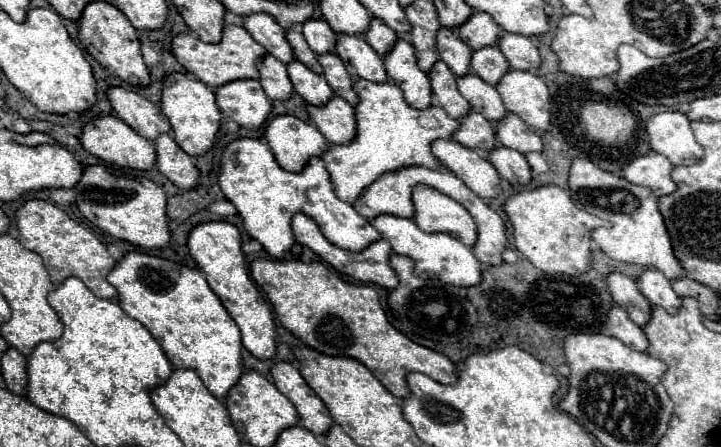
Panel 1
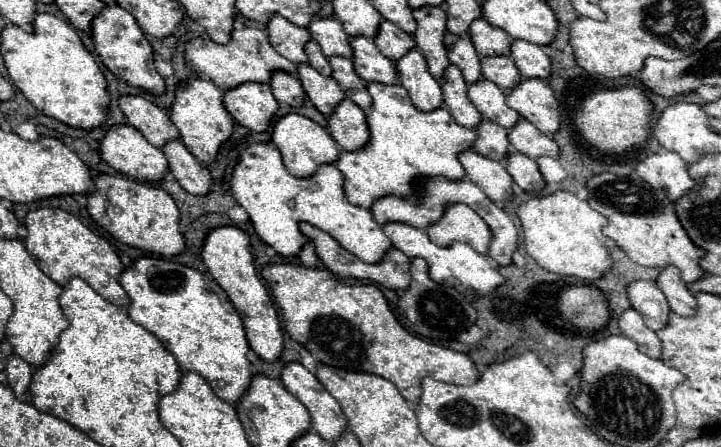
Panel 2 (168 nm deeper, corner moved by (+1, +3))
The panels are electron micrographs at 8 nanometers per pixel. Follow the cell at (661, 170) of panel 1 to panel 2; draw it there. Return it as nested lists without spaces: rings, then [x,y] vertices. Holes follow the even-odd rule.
[[[676,152],[650,154],[636,166],[636,174],[656,190],[664,190],[670,200],[678,200],[694,186],[686,162]]]

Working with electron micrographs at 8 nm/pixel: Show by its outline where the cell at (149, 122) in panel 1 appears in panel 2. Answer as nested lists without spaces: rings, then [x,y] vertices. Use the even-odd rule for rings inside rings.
[[[120,96],[118,100],[120,110],[124,112],[126,120],[140,130],[140,134],[152,144],[162,148],[168,140],[178,138],[178,130],[172,124],[166,110],[158,108],[154,102],[142,96]]]

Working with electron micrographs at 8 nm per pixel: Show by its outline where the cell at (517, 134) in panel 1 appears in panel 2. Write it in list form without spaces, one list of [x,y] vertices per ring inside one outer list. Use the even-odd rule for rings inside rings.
[[[520,118],[514,128],[510,128],[508,140],[510,146],[516,148],[516,152],[522,152],[534,160],[540,156],[552,156],[552,158],[558,156],[556,142],[550,136],[542,134],[534,124],[530,124],[524,118]]]

